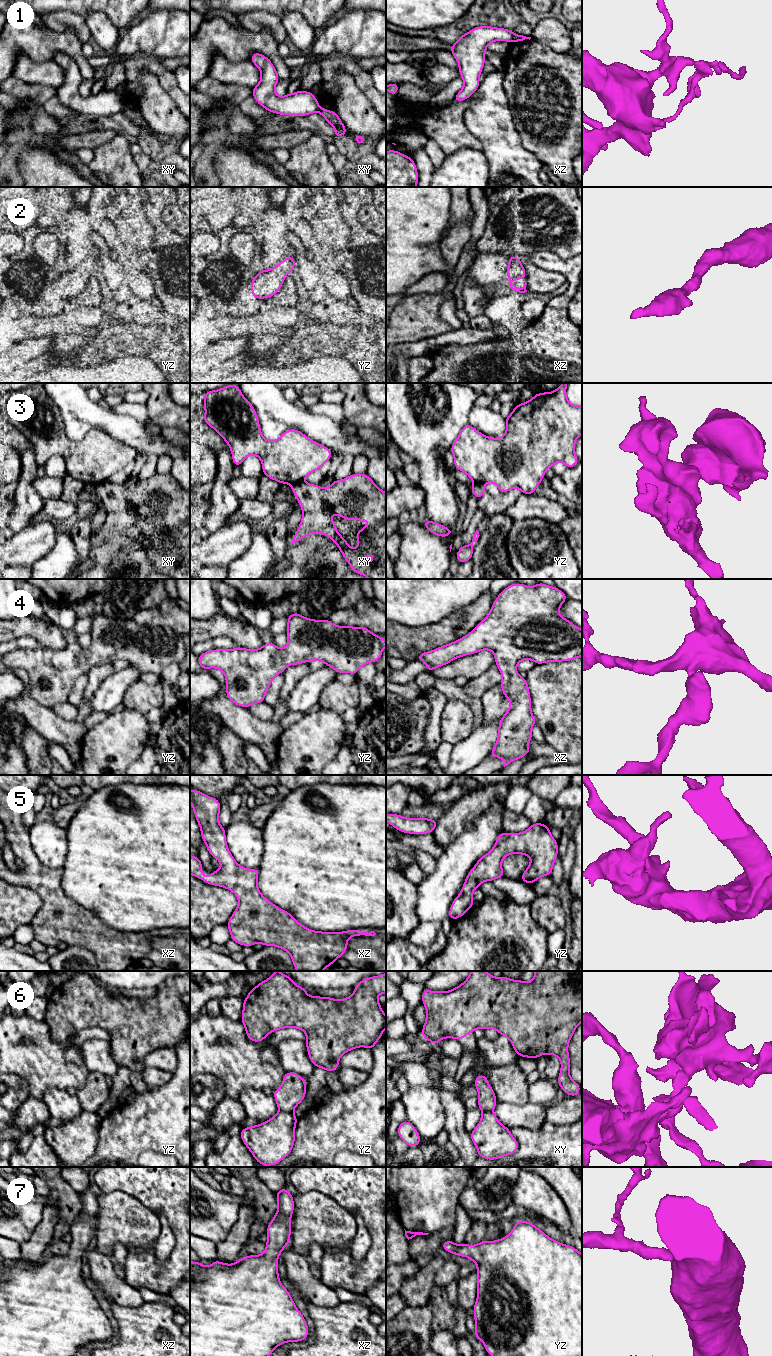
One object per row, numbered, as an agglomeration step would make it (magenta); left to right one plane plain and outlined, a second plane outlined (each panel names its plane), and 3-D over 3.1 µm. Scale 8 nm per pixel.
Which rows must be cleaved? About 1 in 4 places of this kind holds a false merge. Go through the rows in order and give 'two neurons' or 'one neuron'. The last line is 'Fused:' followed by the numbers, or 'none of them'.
1: two neurons
2: one neuron
3: two neurons
4: one neuron
5: one neuron
6: one neuron
7: one neuron
Fused: 1, 3

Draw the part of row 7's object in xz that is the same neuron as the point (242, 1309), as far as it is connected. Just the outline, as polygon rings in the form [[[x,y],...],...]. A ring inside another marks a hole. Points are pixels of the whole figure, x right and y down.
[[[283,1187],[275,1193],[278,1208],[275,1216],[267,1226],[266,1234],[268,1241],[265,1243],[266,1250],[263,1254],[241,1257],[234,1264],[226,1264],[221,1261],[213,1261],[209,1267],[205,1267],[200,1263],[200,1259],[196,1262],[190,1261],[190,1356],[271,1356],[273,1350],[287,1342],[305,1341],[309,1335],[307,1322],[301,1312],[297,1309],[289,1291],[281,1284],[278,1274],[278,1256],[281,1251],[289,1244],[291,1236],[291,1217],[294,1212],[293,1195]]]

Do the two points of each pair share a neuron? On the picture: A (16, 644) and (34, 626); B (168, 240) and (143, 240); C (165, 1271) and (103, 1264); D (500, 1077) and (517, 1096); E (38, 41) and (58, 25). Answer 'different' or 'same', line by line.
A: different
B: different
C: different
D: same
E: different

